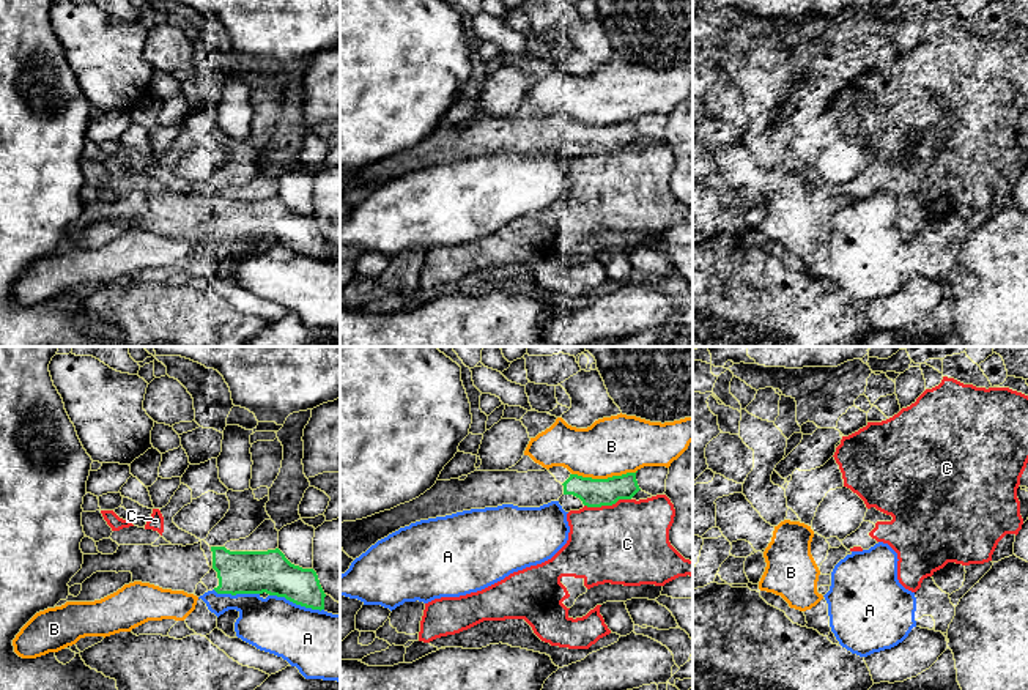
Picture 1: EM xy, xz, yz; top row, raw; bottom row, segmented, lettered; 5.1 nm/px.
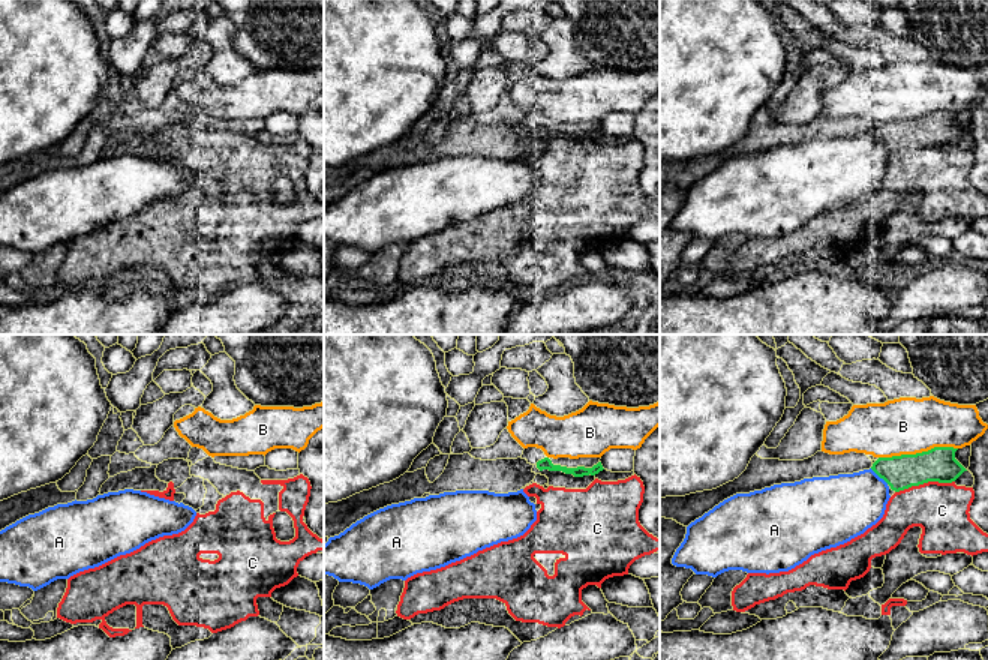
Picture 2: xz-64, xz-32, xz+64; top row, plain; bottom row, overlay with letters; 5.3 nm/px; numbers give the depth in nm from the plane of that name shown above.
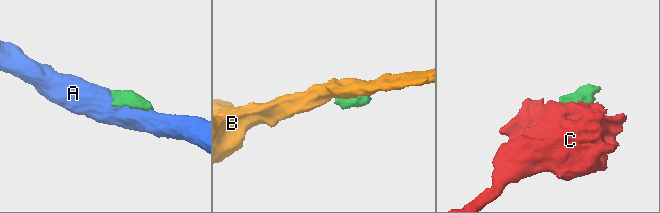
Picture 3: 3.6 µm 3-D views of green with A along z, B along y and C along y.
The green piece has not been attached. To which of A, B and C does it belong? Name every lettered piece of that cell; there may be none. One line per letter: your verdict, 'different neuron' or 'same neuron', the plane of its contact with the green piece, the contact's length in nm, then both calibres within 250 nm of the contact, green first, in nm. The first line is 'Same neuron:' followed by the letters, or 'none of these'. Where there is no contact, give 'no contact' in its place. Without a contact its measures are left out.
Same neuron: none of these
A: different neuron | xy | 300 nm | 220/340 nm
B: different neuron | xz | 340 nm | 140/300 nm
C: different neuron | xz | 240 nm | 140/420 nm

